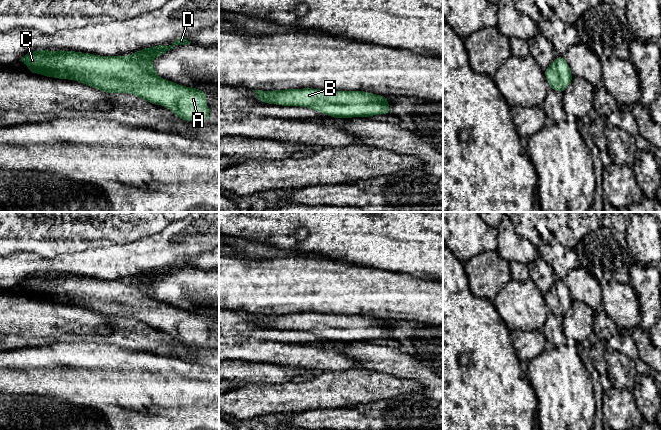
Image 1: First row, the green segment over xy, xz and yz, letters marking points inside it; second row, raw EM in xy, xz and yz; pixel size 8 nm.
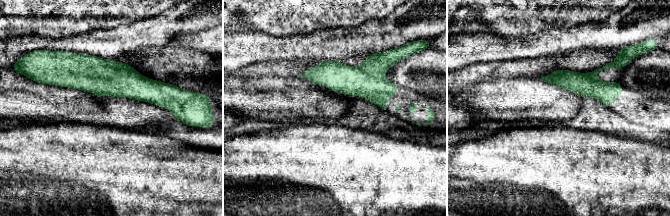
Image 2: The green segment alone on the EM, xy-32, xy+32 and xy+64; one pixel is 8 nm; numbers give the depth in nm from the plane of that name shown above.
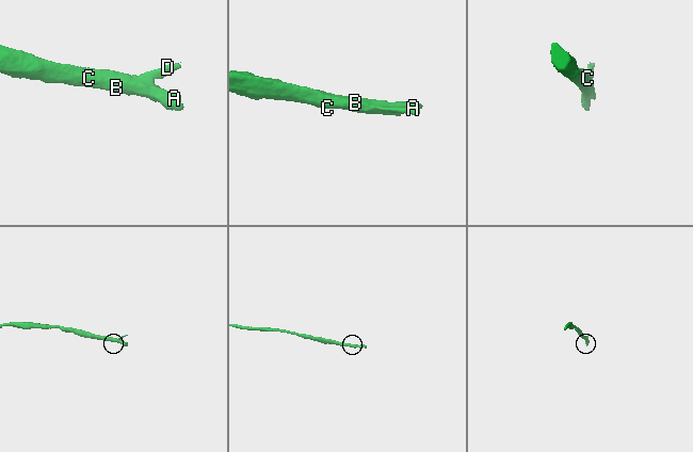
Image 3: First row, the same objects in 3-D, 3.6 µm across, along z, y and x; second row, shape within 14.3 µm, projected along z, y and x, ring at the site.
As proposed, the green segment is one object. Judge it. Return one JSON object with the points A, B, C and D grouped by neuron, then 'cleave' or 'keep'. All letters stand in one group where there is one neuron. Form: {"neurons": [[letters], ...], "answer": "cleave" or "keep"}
{"neurons": [["A", "B", "C", "D"]], "answer": "keep"}

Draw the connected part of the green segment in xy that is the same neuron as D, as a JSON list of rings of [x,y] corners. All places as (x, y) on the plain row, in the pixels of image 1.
[[[180,260],[171,269],[157,269],[151,272],[143,272],[133,276],[128,281],[124,280],[97,280],[90,277],[75,275],[31,275],[25,278],[19,285],[29,291],[29,297],[40,297],[45,301],[58,303],[71,303],[94,313],[108,318],[129,316],[154,329],[163,329],[174,336],[181,344],[194,344],[196,348],[203,348],[210,341],[211,335],[207,333],[206,317],[203,314],[185,311],[174,306],[158,301],[152,283],[163,279],[174,269],[190,268],[186,261]]]

